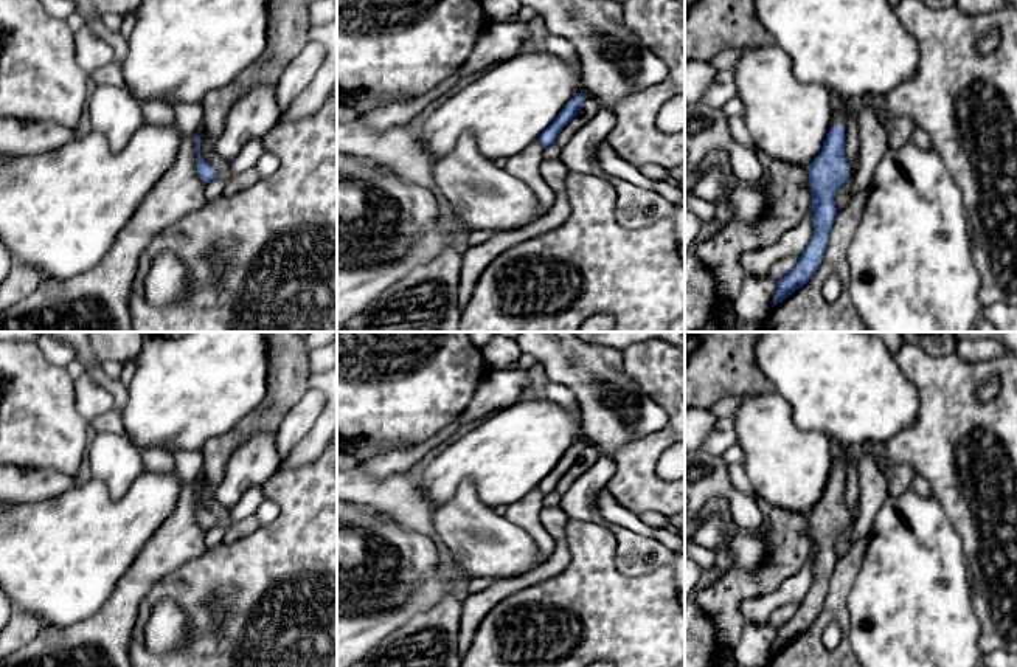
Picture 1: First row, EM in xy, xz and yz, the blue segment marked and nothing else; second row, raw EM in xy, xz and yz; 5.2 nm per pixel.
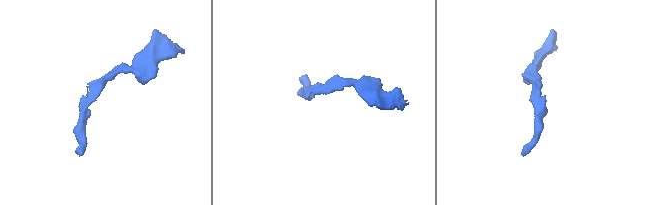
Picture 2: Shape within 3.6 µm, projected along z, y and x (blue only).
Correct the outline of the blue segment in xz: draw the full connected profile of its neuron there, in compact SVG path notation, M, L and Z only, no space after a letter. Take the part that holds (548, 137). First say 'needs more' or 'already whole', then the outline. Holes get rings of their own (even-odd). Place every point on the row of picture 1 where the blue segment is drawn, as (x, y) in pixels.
already whole; M578 93L571 98L565 107L559 112L556 119L540 133L539 143L547 147L556 143L557 135L562 129L578 115L582 107L582 102L588 98L587 93Z

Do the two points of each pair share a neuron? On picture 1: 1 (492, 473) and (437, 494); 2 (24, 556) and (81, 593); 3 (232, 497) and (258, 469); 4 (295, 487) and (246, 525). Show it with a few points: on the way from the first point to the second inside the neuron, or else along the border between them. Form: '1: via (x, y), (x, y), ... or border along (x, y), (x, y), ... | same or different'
1: via (478, 472), (458, 472), (451, 480) | same
2: via (38, 556), (44, 556), (67, 579) | same
3: via (236, 489), (250, 475) | same
4: border along (260, 526), (239, 539) | different

